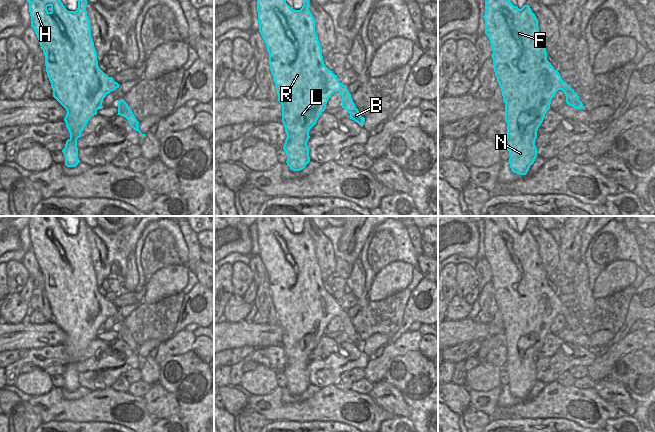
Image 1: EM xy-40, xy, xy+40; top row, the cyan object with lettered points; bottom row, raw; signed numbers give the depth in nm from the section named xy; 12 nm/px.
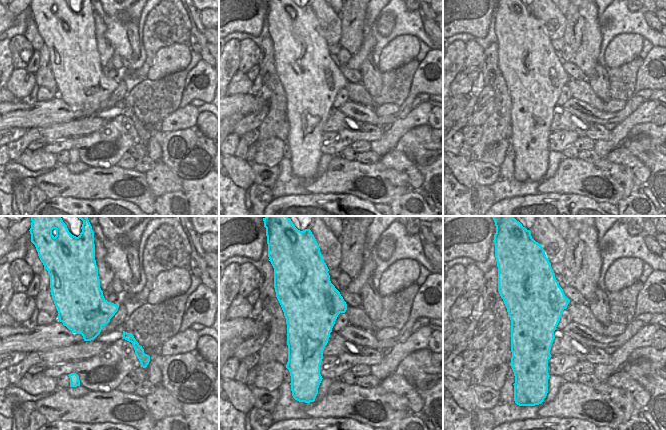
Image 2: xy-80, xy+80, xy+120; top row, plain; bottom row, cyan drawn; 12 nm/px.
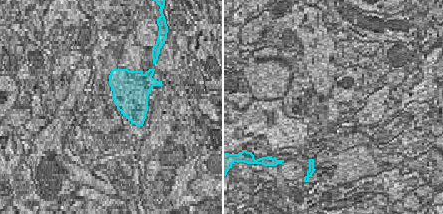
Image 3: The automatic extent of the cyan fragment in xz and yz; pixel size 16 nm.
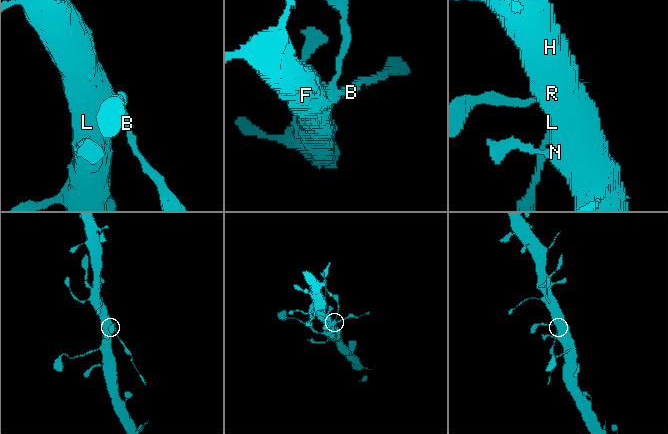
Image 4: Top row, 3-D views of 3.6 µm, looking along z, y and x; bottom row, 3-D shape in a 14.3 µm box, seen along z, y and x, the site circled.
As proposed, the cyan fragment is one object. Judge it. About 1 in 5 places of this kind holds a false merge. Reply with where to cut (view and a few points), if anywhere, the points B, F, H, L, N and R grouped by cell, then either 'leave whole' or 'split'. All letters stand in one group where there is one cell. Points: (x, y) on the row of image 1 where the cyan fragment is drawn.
cut in xy along (346, 88), (339, 92); B / F H L N R; split

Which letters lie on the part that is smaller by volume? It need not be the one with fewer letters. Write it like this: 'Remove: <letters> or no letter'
Remove: B

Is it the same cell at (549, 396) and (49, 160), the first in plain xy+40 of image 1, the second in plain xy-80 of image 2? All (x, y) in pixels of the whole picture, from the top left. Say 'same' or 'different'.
different

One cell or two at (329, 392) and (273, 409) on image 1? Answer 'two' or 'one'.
one

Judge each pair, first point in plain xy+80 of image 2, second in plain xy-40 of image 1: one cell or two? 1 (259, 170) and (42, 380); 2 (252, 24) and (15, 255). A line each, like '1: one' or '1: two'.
1: two
2: two

